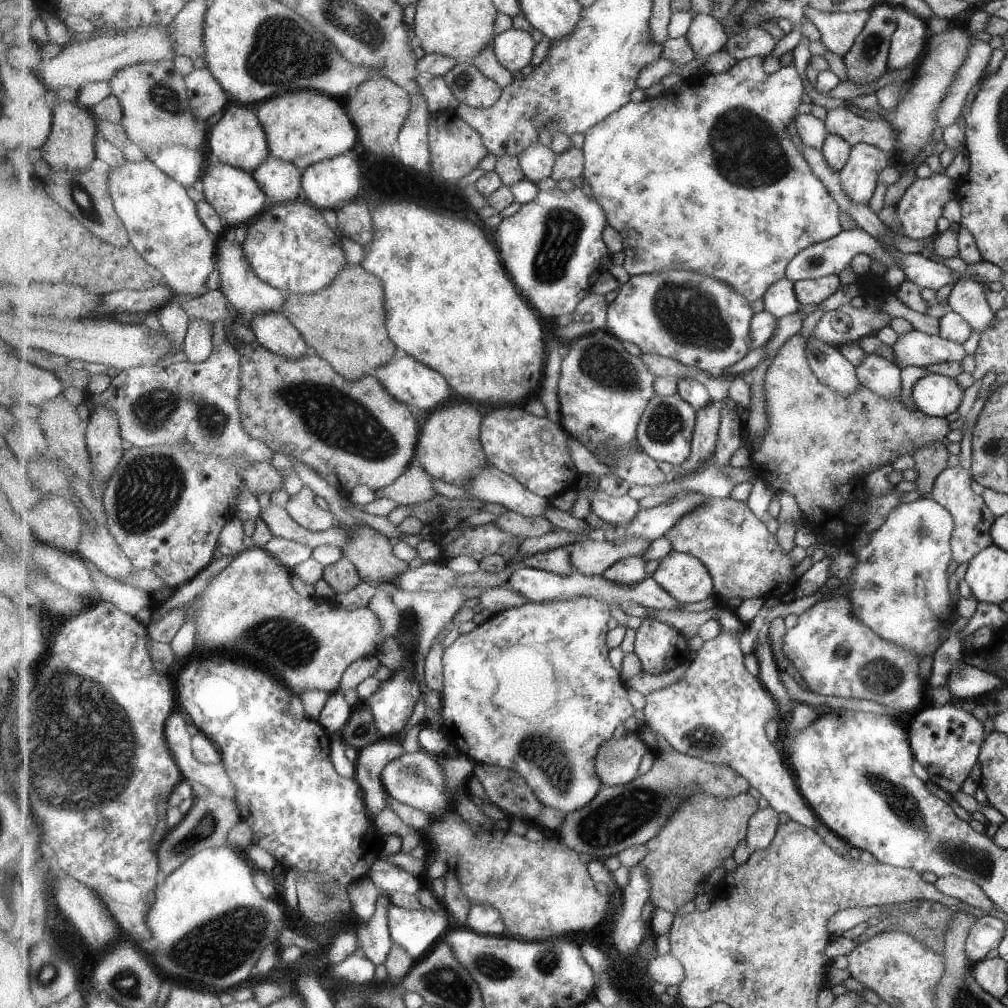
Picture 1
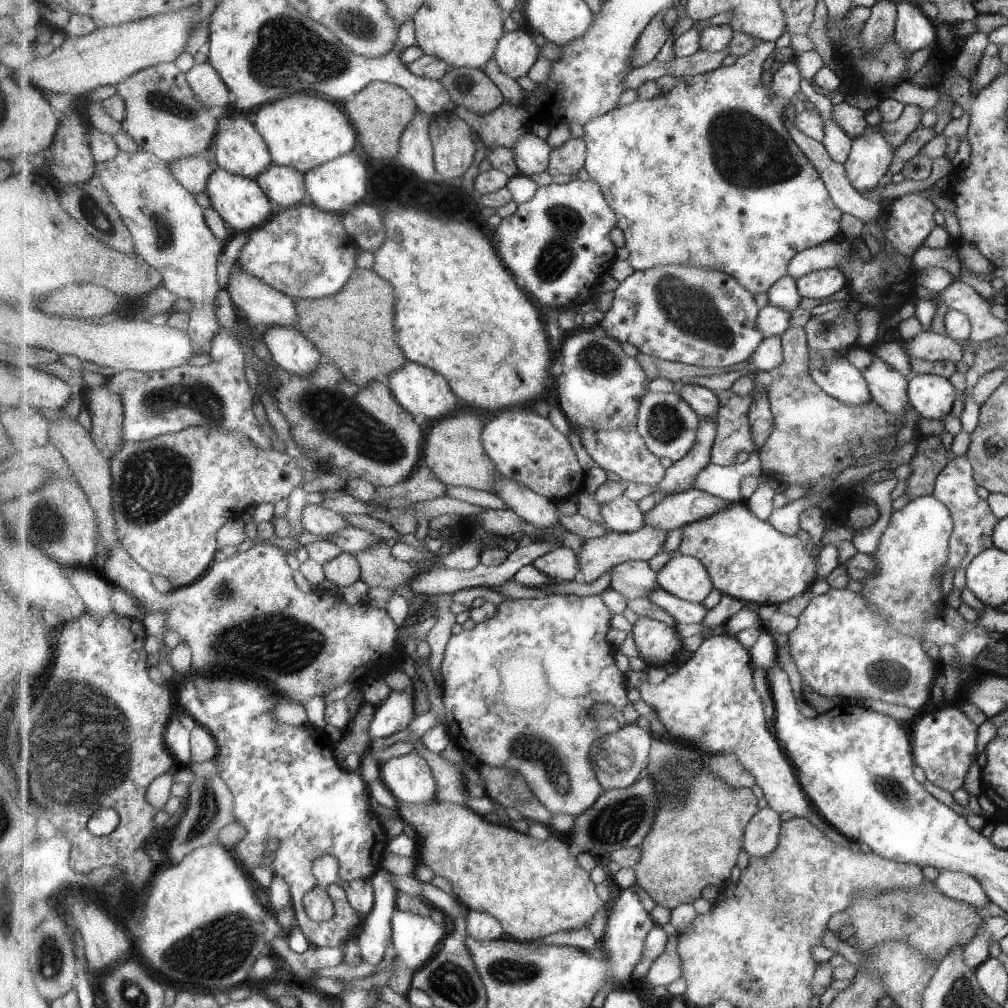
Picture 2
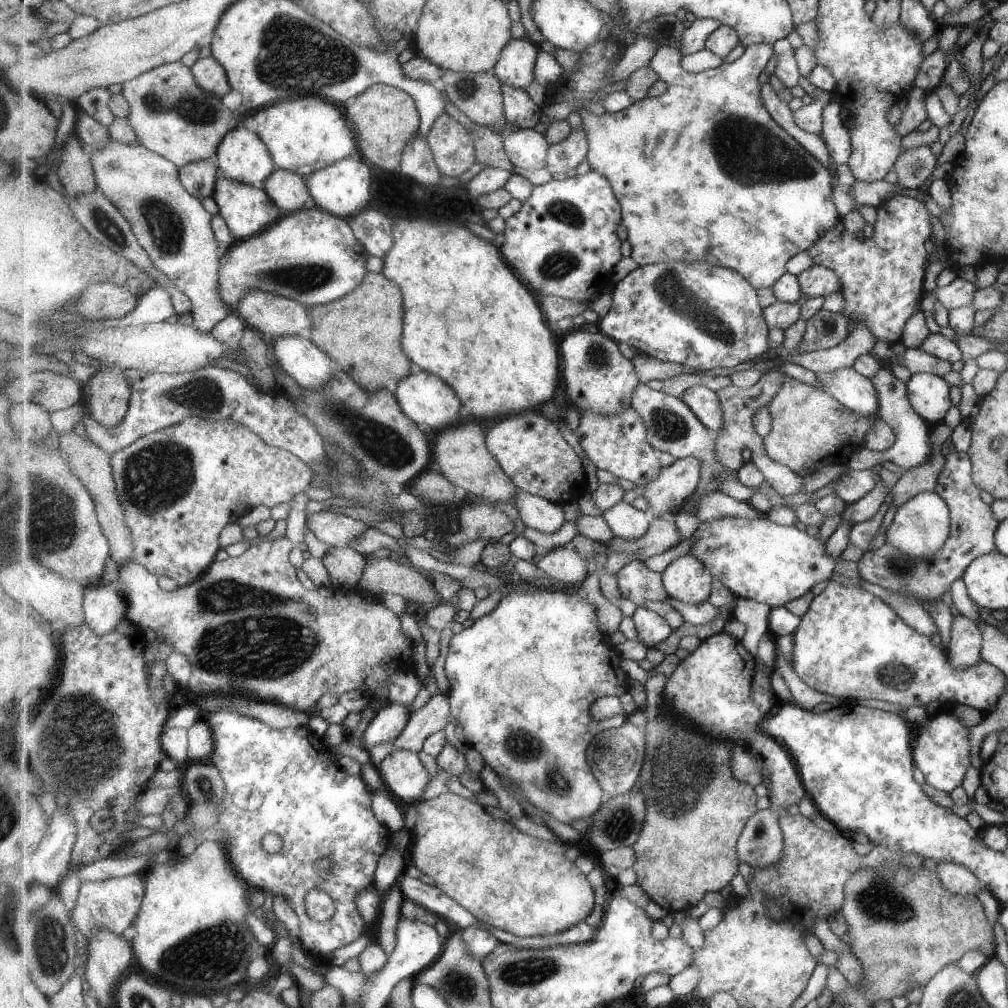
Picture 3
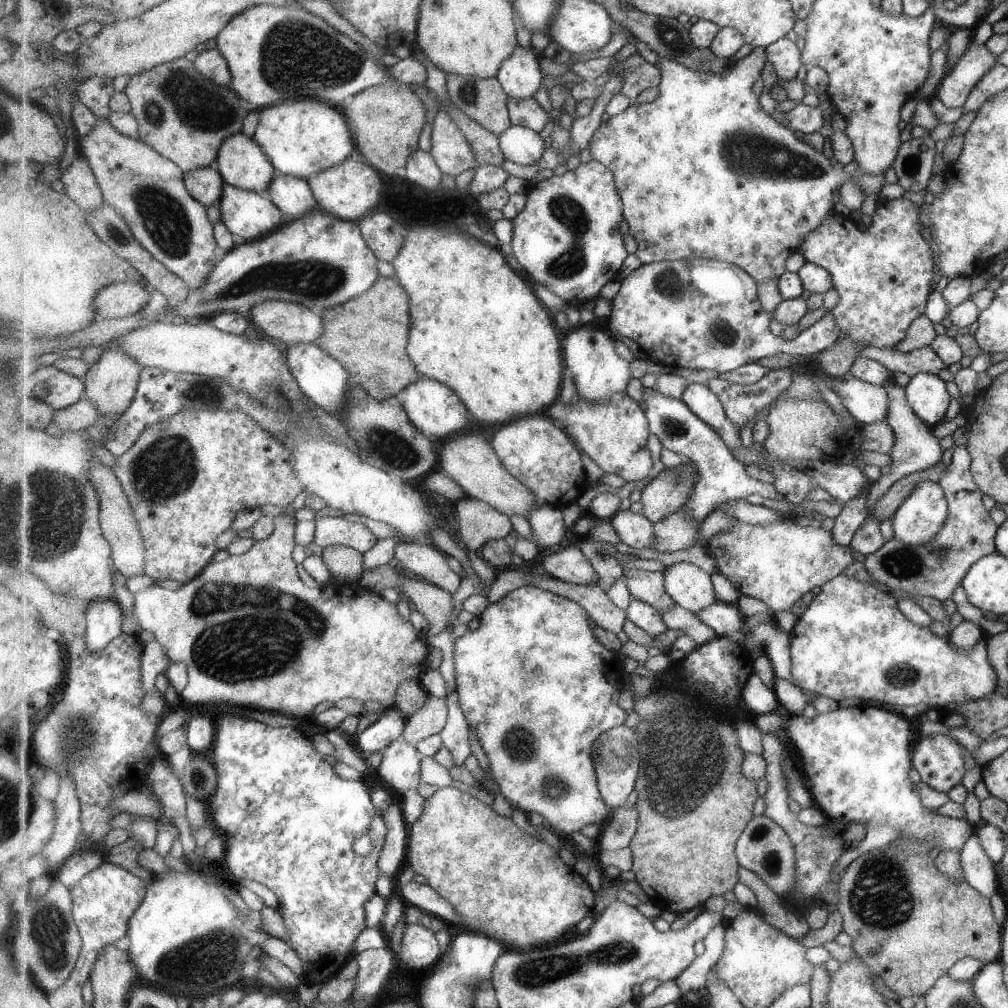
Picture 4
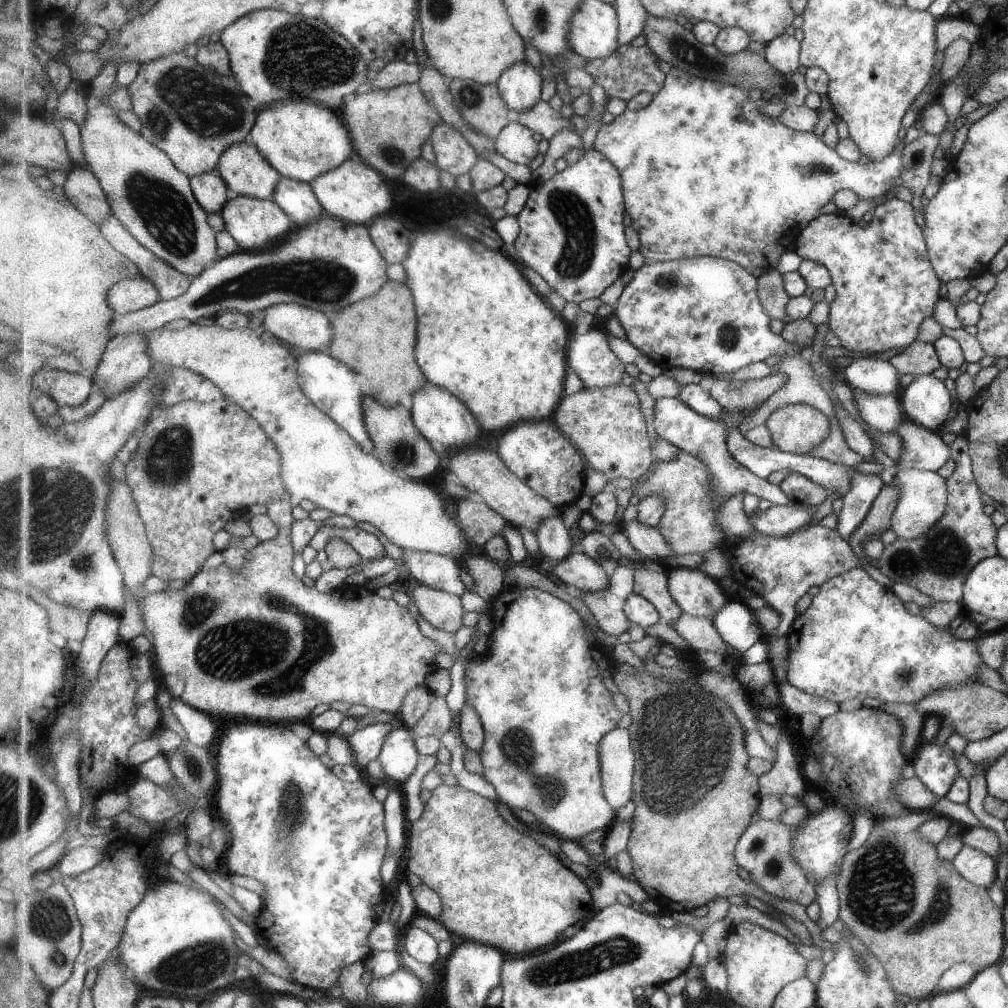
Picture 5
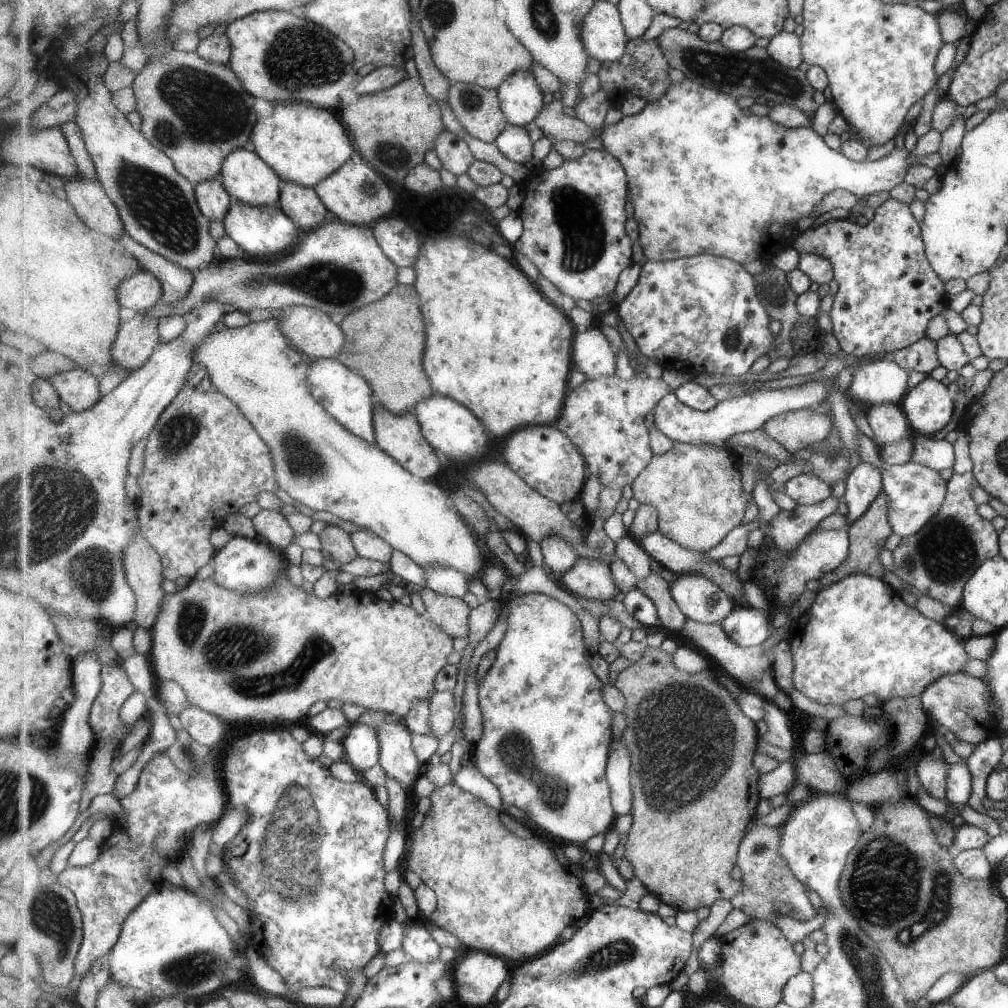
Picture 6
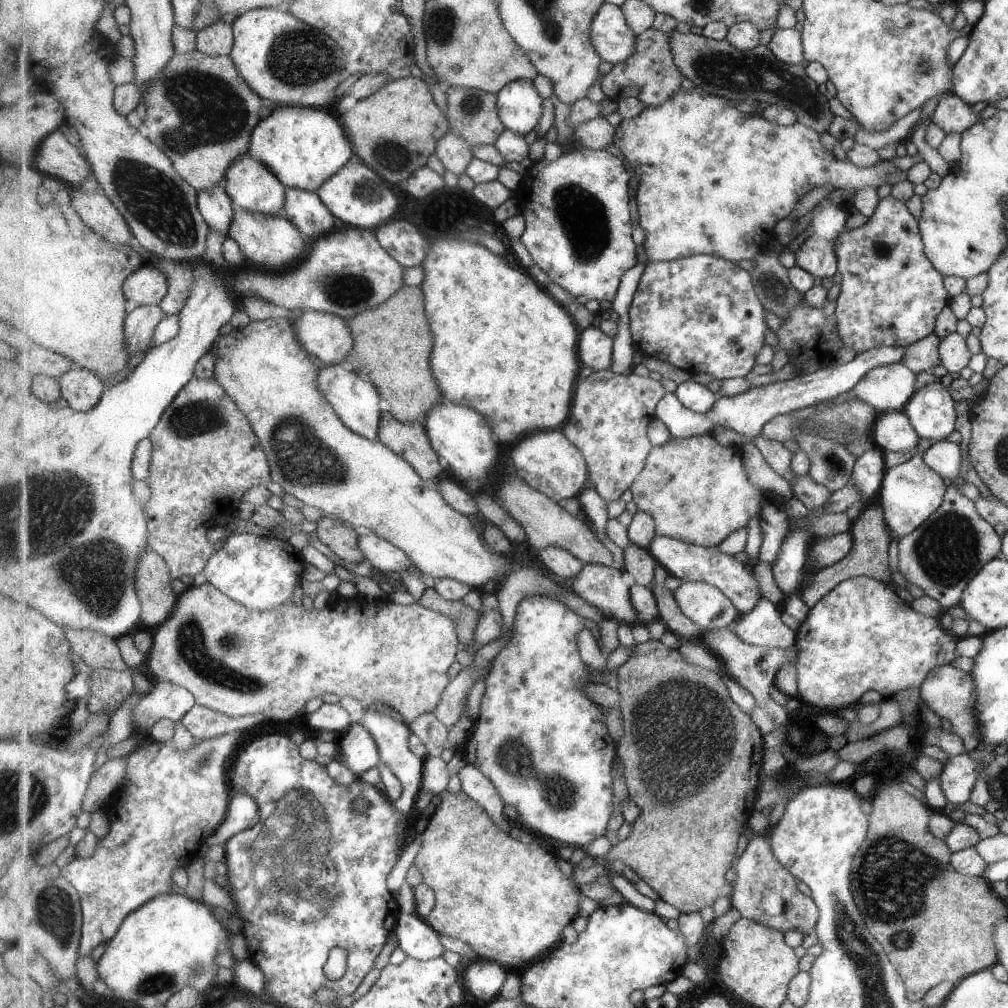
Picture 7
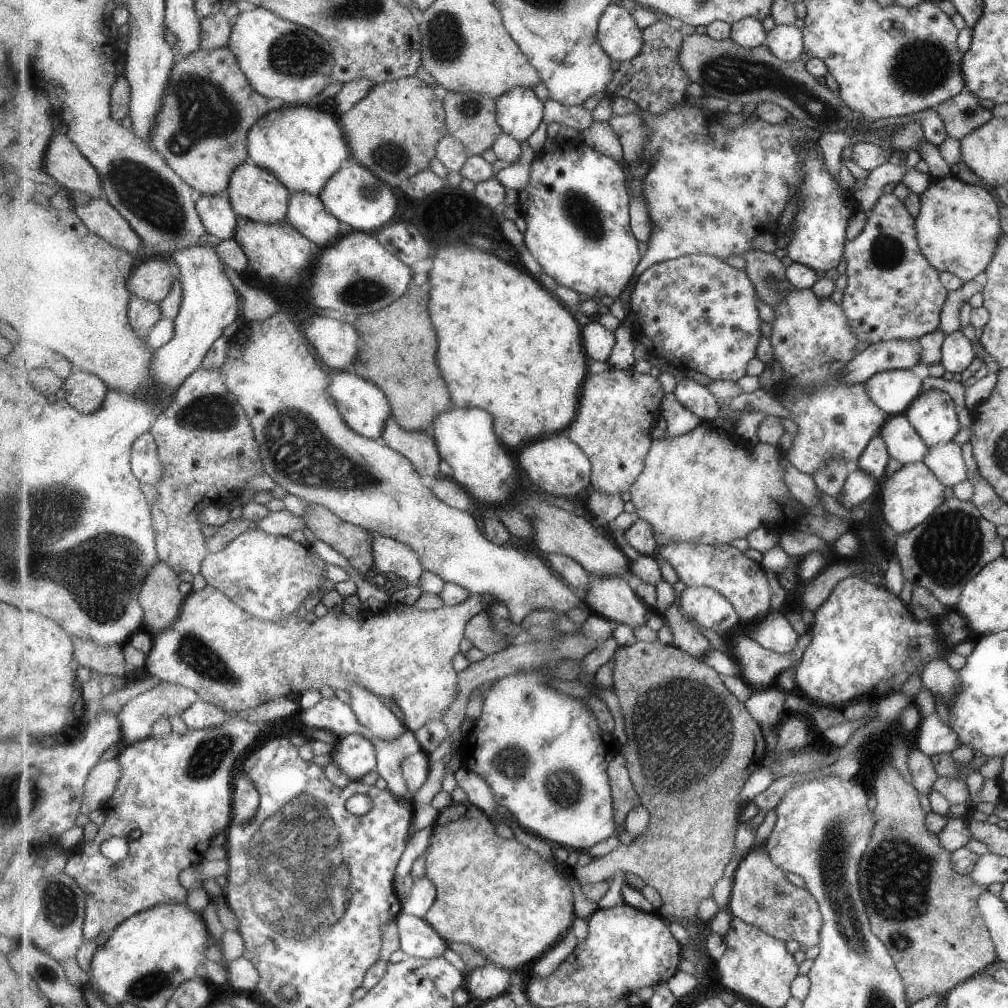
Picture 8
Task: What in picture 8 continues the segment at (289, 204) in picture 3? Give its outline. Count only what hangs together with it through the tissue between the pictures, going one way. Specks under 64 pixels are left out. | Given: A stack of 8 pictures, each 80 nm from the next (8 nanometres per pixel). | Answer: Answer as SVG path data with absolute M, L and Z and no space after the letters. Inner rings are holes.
M292 193L286 221L325 248L343 236L343 223L331 214L320 195Z

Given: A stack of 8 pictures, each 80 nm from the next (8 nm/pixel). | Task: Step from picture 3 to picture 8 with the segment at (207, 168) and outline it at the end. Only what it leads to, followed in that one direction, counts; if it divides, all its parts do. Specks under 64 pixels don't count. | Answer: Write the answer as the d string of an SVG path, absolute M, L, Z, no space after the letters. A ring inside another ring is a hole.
M227 193L218 195L202 194L196 202L209 236L223 239L234 238L238 225L238 216L234 211Z

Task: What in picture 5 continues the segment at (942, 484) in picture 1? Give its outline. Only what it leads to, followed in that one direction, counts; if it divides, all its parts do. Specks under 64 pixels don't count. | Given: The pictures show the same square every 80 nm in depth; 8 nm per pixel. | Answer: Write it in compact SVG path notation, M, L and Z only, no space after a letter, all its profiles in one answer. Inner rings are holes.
M957 435L950 448L950 458L955 462L951 475L944 480L946 483L946 508L942 517L931 526L929 530L916 539L896 538L884 546L880 557L876 560L876 569L890 578L893 583L917 589L920 593L934 601L960 602L962 598L962 585L969 572L984 558L997 554L997 527L991 522L990 517L983 513L981 493L978 483L975 482L972 470L972 461L969 453L969 444L965 436Z

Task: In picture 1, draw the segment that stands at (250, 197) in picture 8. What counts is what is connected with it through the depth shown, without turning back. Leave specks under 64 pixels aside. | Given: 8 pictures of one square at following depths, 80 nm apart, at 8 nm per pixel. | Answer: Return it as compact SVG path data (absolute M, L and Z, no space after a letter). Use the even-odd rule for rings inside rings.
M230 106L220 121L210 129L209 152L207 153L210 164L221 163L235 166L235 168L253 174L271 156L266 131L263 130L262 123L259 122L256 109L250 106Z

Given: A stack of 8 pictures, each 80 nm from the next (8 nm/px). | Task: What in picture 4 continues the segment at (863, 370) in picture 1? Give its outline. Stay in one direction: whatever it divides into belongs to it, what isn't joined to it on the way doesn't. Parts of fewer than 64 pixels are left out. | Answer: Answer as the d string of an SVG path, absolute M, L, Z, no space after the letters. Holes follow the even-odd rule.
M892 380L883 381L882 387L886 390L887 397L887 412L884 421L891 427L894 434L894 443L888 456L891 460L890 473L878 477L875 481L871 482L870 489L866 496L866 509L868 514L874 507L874 504L886 493L890 484L893 484L899 477L911 474L912 472L923 470L928 466L933 466L937 461L941 460L941 448L939 448L939 439L931 432L920 418L917 418L913 411L909 408L904 388L897 385Z

